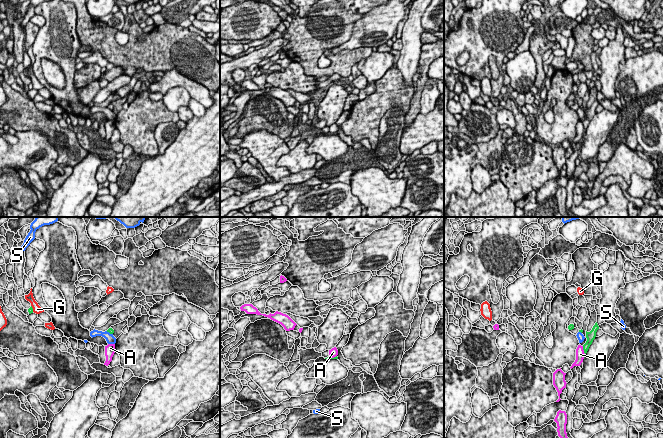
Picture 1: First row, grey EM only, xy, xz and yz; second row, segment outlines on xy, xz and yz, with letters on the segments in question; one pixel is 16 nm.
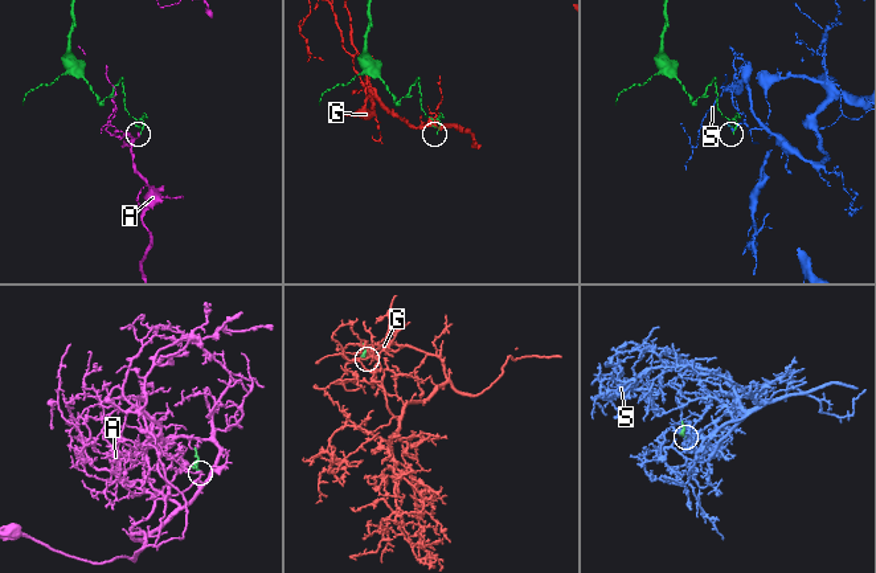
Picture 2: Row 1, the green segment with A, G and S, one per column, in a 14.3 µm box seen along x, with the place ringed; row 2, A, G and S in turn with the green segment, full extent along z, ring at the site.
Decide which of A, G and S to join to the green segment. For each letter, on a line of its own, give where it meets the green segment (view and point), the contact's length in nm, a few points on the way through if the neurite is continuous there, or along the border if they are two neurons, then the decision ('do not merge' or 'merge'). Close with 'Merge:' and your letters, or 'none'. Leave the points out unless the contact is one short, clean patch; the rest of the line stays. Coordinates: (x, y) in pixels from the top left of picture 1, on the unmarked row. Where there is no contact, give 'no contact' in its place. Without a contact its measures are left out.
A: yz (583, 125) | 140 nm | along yz (582, 122), (585, 129) | do not merge
G: xy (32, 84) | 120 nm | do not merge
S: xy (109, 108) | 120 nm | do not merge
Merge: none

